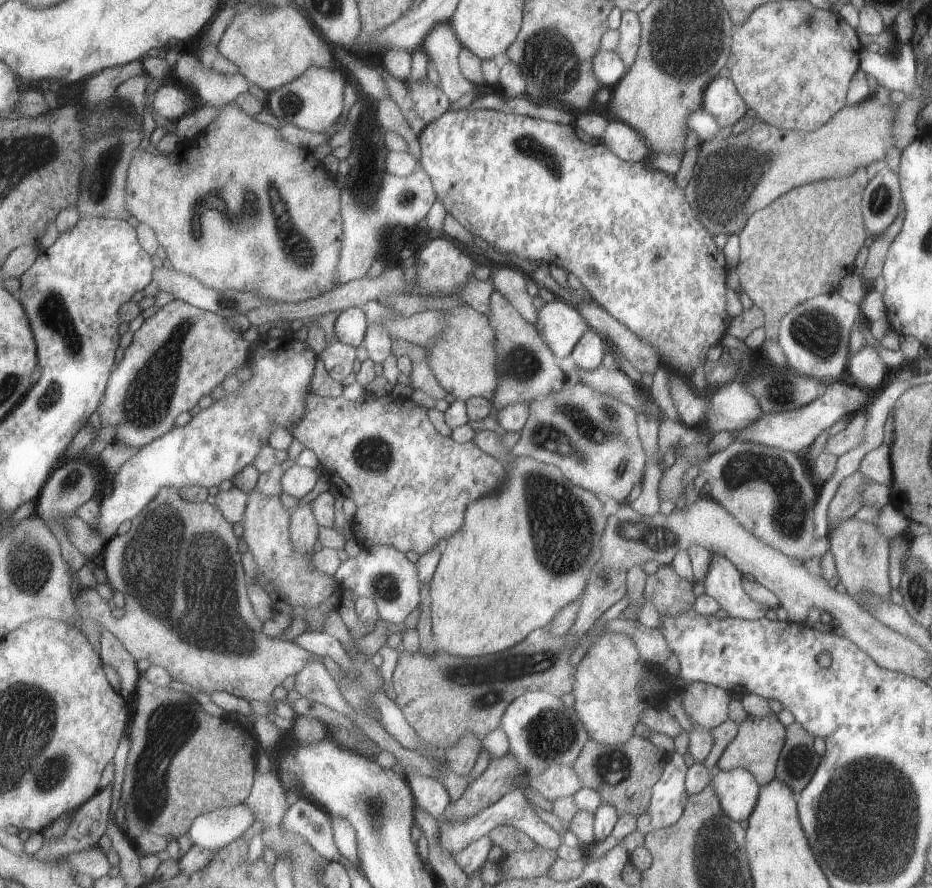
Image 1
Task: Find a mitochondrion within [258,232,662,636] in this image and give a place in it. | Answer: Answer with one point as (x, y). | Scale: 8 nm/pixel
(562, 529)

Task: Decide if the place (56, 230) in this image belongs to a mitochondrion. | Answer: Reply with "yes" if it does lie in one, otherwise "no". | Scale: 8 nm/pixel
no

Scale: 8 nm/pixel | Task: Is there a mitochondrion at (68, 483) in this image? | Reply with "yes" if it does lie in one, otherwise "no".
yes

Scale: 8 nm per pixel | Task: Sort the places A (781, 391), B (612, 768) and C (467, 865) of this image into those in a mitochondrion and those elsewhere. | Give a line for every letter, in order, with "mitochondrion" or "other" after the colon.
A: mitochondrion
B: mitochondrion
C: other

